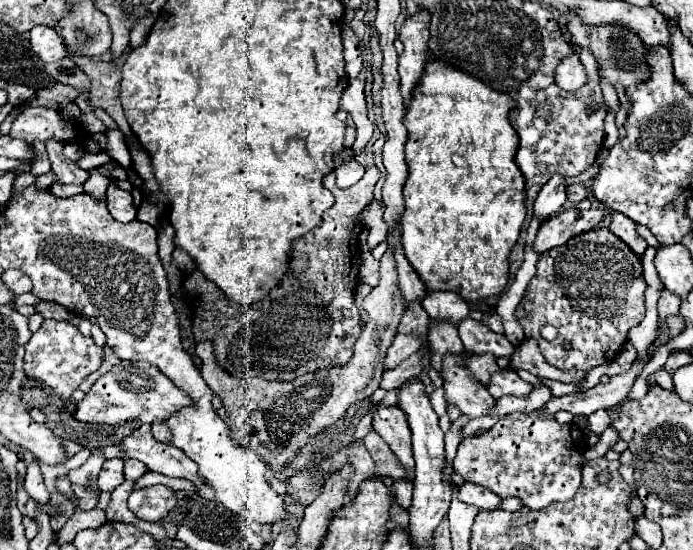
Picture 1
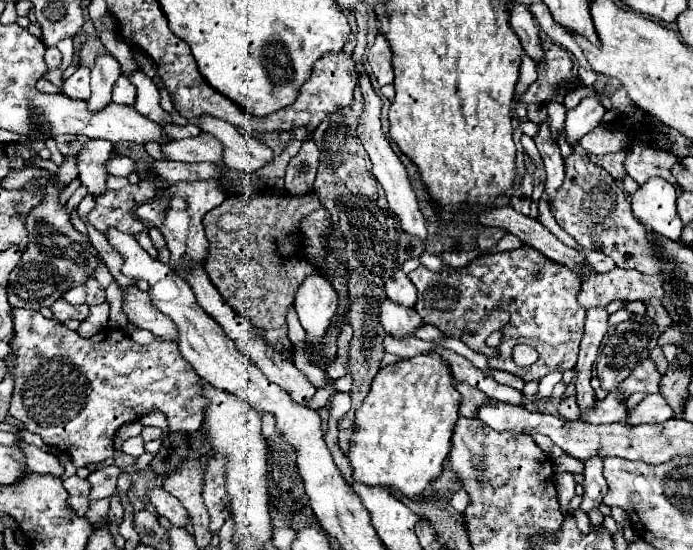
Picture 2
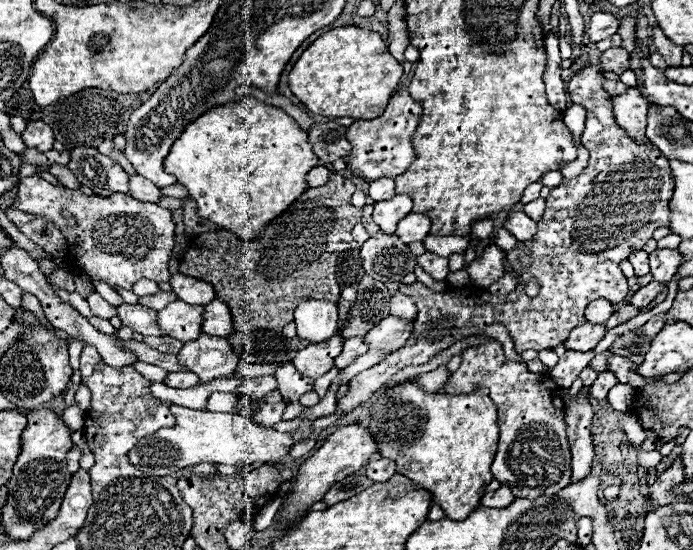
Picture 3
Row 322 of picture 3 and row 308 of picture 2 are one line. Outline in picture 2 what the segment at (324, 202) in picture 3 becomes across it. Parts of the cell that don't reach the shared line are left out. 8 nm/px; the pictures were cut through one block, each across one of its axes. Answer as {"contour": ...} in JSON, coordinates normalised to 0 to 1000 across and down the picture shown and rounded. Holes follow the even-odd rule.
{"contour":[[[378,349],[364,356],[335,356],[326,364],[294,393],[297,429],[303,436],[303,465],[294,491],[317,538],[343,571],[358,578],[375,600],[384,622],[390,622],[401,640],[418,647],[413,567],[421,556],[427,524],[436,516],[436,509],[459,491],[439,469],[433,447],[416,440],[416,429],[430,425],[430,407],[436,396],[462,378],[459,356],[453,349],[439,356]],[[326,385],[358,385],[364,400],[352,418],[323,422],[312,411],[312,396]]]}

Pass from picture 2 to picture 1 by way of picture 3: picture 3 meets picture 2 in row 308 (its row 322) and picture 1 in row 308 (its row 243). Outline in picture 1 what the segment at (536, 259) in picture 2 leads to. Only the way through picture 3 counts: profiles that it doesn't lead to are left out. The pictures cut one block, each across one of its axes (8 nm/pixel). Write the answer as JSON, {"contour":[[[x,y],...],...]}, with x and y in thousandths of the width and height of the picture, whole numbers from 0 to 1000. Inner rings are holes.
{"contour":[[[860,415],[843,425],[823,433],[817,444],[785,458],[773,480],[773,502],[762,516],[762,535],[750,549],[750,567],[756,571],[753,596],[759,611],[771,611],[779,625],[779,640],[788,658],[808,673],[840,673],[851,676],[857,665],[877,662],[889,655],[900,625],[906,622],[906,600],[921,593],[929,582],[929,531],[935,524],[926,495],[926,476],[921,465],[900,444],[892,429],[886,429],[877,415]],[[785,589],[797,589],[805,600],[805,615],[799,622],[788,622],[779,611],[779,596]],[[823,618],[825,636],[811,636],[811,622]]]}

